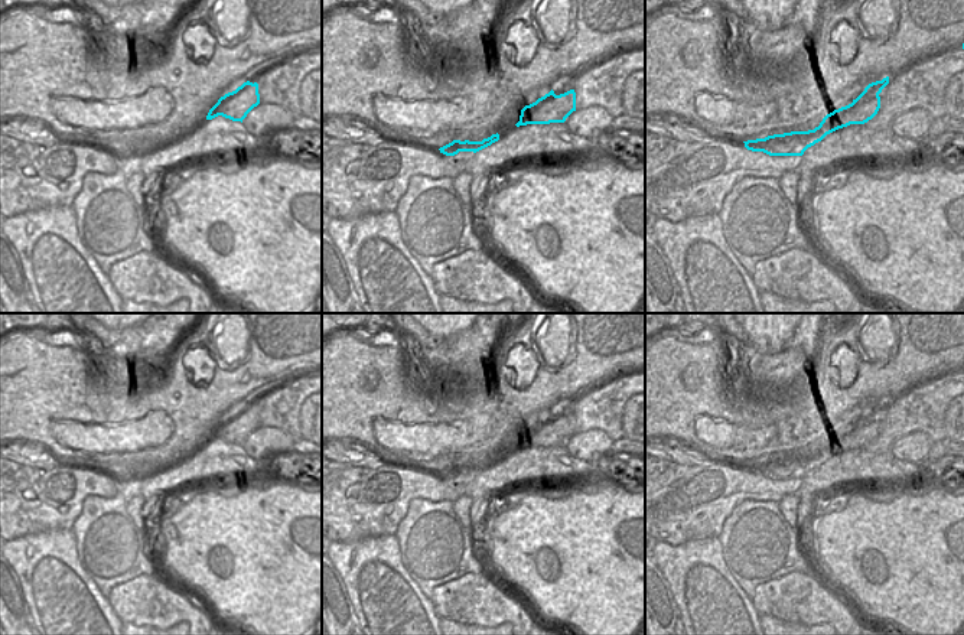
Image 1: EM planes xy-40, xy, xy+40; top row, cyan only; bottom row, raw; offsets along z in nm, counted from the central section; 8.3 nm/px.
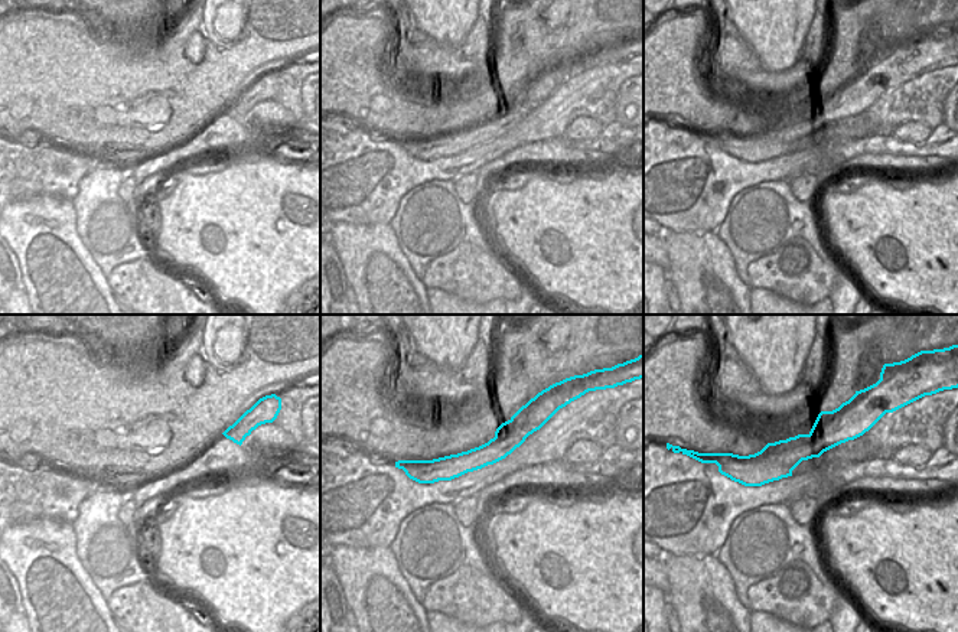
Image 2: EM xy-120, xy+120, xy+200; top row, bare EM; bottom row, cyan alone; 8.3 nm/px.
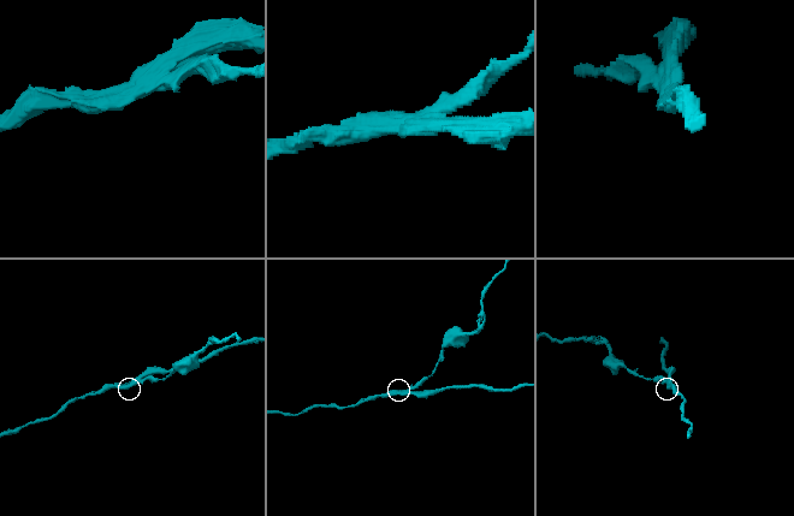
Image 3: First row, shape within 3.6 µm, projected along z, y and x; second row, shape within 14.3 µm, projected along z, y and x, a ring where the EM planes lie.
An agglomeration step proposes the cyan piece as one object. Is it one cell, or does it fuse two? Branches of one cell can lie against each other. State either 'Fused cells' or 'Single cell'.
Fused cells.

